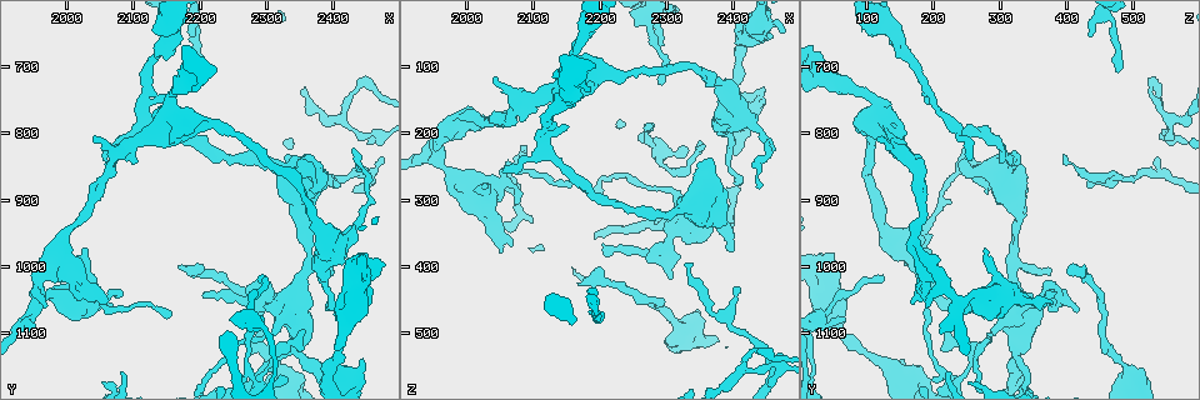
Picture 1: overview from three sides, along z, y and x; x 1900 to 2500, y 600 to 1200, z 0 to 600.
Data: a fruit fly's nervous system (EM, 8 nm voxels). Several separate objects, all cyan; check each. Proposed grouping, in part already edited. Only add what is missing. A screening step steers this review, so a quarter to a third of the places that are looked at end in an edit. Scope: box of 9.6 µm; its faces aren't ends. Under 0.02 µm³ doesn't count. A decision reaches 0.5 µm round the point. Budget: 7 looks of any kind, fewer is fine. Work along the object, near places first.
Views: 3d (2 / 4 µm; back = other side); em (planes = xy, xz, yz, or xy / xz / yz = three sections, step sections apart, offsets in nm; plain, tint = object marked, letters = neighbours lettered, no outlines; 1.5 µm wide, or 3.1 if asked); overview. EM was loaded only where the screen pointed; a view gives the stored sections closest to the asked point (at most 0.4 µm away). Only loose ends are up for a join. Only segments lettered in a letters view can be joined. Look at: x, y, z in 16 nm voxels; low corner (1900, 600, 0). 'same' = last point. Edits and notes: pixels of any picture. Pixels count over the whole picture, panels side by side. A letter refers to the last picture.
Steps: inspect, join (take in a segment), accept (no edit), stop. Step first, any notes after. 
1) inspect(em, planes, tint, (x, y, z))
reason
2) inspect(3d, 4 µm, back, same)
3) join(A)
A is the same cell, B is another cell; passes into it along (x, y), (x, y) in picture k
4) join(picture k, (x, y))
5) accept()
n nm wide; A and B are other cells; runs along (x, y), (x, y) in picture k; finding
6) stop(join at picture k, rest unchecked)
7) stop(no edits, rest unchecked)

inspect(3d, 4 µm, (2065, 1050, 170))
free end

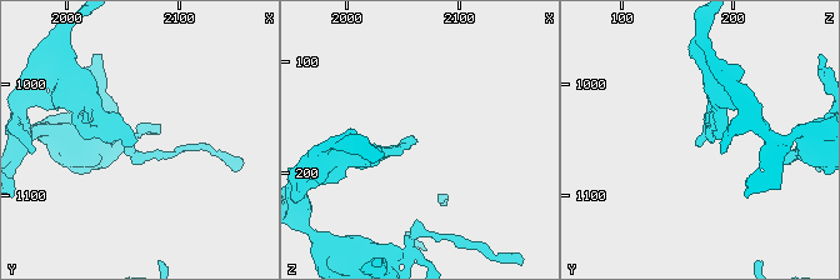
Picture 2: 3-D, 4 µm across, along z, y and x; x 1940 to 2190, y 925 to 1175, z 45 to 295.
inspect(em, planes, tint, (2060, 1054, 172))

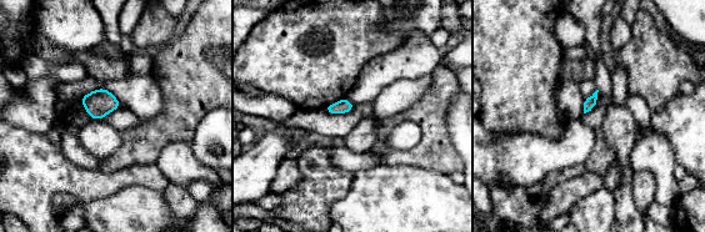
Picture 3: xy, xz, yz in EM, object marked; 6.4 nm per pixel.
inspect(em, planes, letters, same)
what lies round it

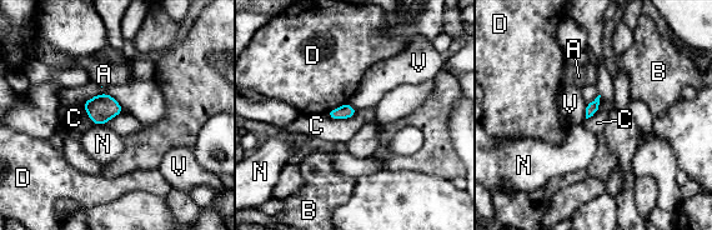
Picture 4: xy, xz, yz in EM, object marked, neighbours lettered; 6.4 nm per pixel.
accept()
A, B, C, D, N and V are other cells; border along (357, 110), (339, 119), (325, 113) in picture 4; none of them fits

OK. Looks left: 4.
inspect(em, planes, tint, (2395, 1010, 380))
branch stops here

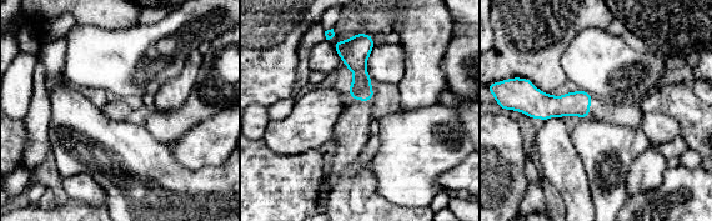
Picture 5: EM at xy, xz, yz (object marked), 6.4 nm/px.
inspect(em, planes, letters, same)
what lies round it

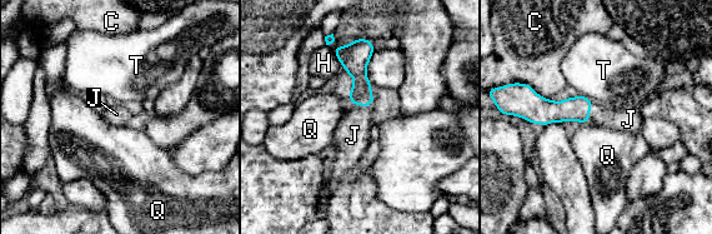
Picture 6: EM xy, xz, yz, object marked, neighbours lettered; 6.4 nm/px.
join(J)
J is the same cell, C, H, Q and T are other cells; passes into it along (573, 109), (590, 110), (627, 119) in picture 6; the cell continues

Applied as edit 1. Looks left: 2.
inspect(3d, 2 µm, (2170, 995, 430))
branch stops here

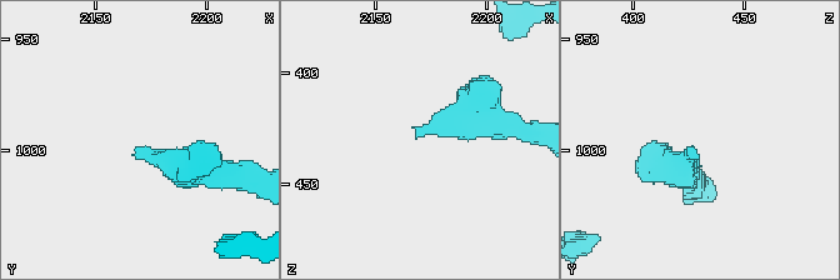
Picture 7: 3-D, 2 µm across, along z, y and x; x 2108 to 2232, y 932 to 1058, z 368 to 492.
inspect(em, planes, letters, (2169, 997, 427))

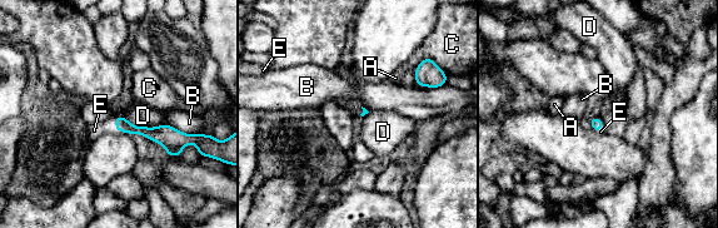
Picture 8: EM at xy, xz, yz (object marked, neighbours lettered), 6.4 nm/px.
join(E)
E is the same cell, A, B, C and D are other cells; passes into it along (121, 124), (115, 127), (94, 130) in picture 8; the cell continues

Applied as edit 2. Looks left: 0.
stop(join at picture 6, join at picture 8, rest unchecked)

